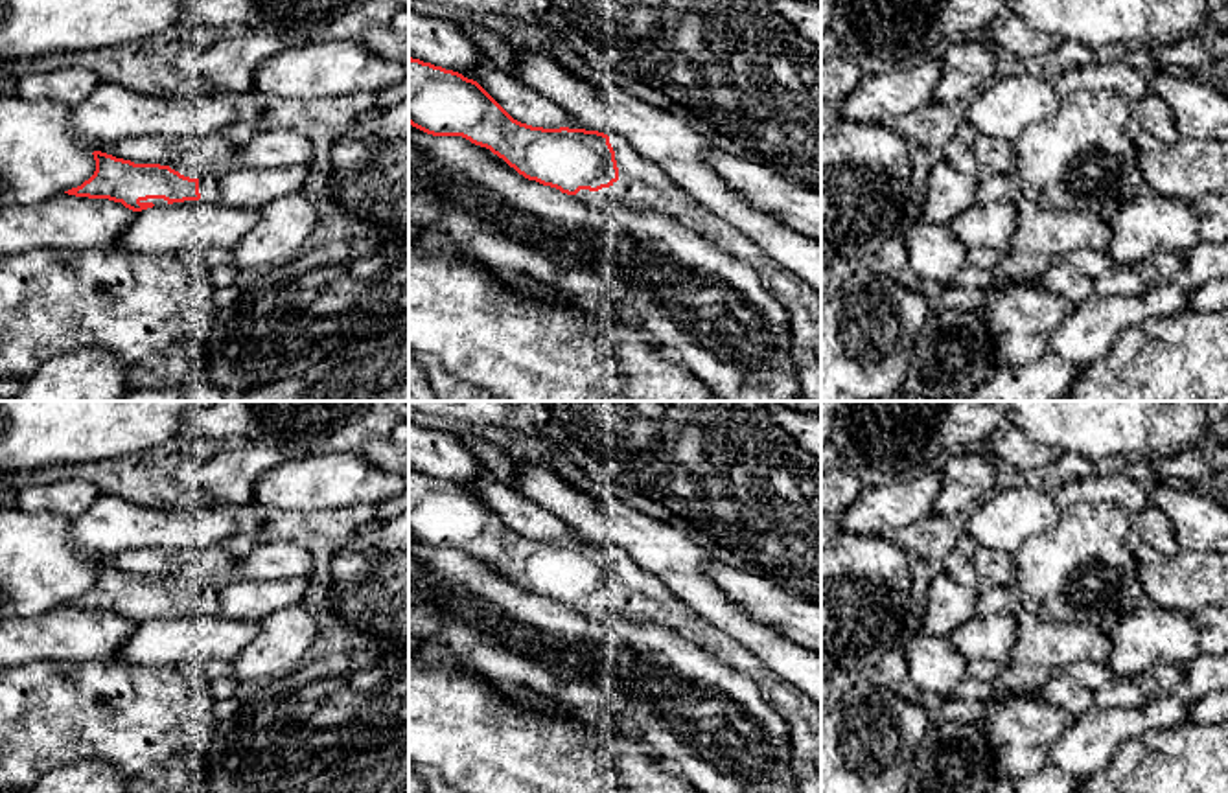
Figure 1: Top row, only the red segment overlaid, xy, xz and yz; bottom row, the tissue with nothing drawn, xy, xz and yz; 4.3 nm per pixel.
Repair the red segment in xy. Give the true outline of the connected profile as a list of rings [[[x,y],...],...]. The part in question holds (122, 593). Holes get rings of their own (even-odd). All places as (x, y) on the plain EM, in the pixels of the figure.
[[[94,563],[96,583],[81,598],[64,605],[122,615],[133,624],[153,620],[153,611],[168,616],[184,613],[219,615],[217,587],[190,591],[160,576],[134,576]]]

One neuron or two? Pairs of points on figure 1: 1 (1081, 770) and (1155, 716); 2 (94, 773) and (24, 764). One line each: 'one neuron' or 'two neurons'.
1: one neuron
2: two neurons

